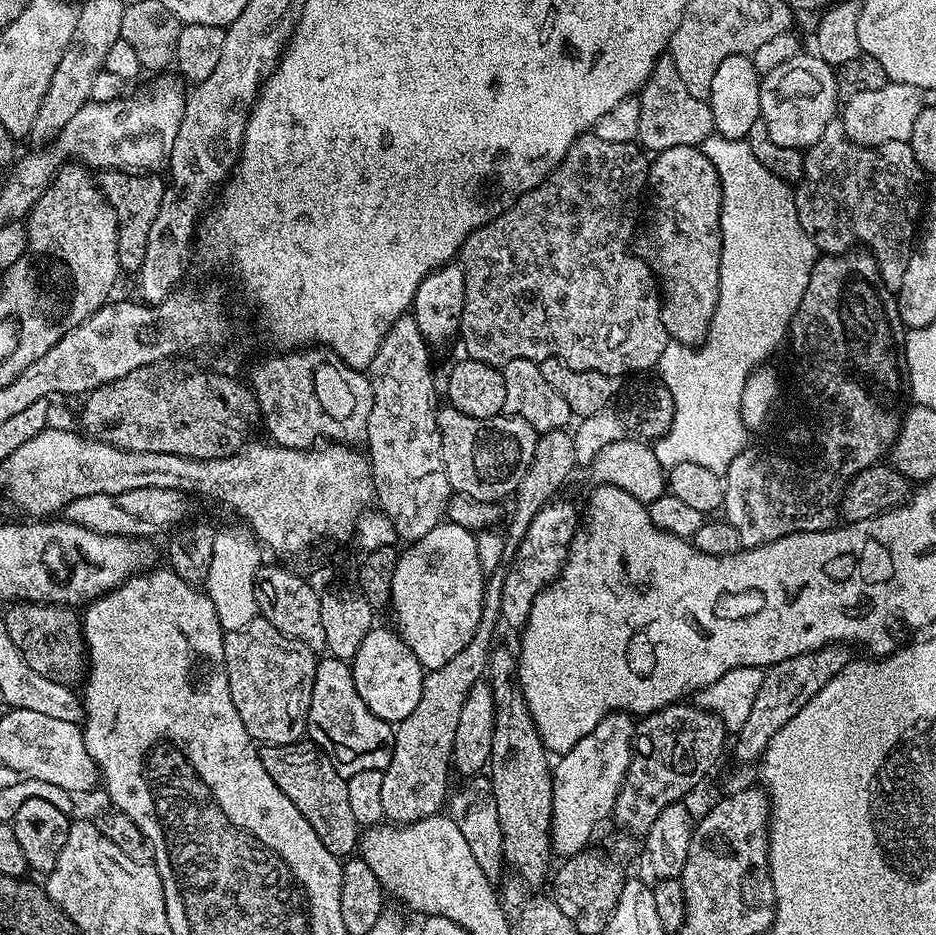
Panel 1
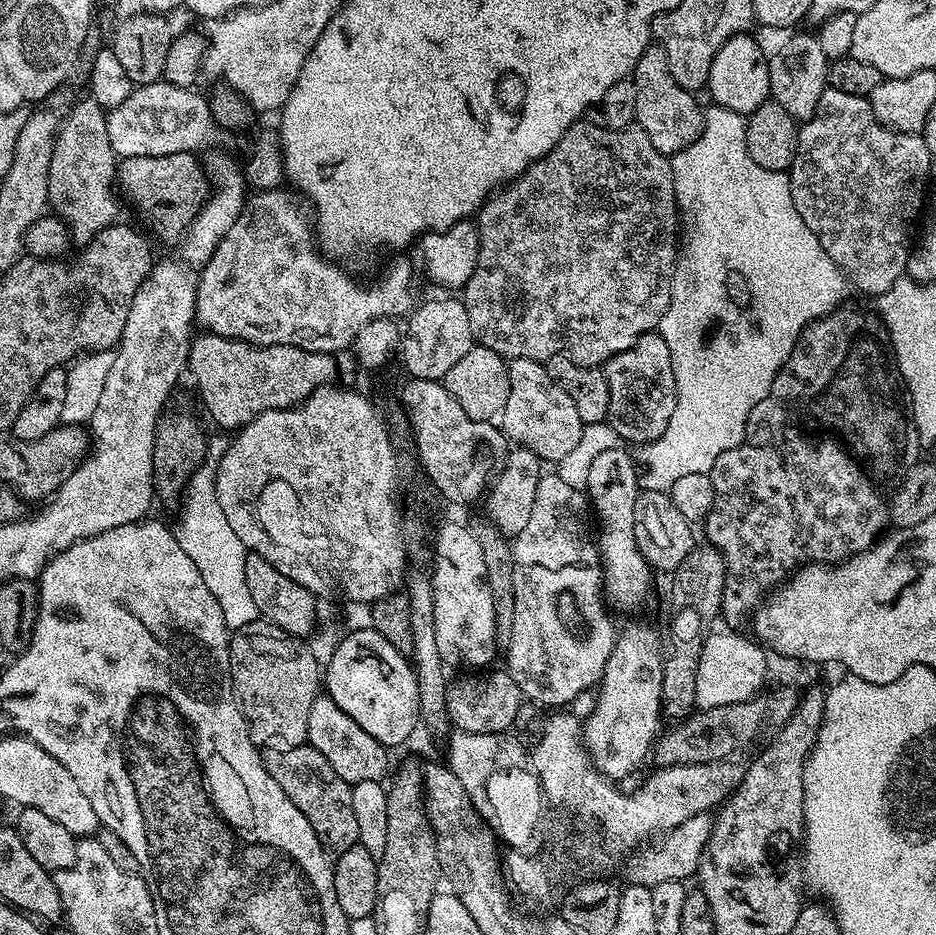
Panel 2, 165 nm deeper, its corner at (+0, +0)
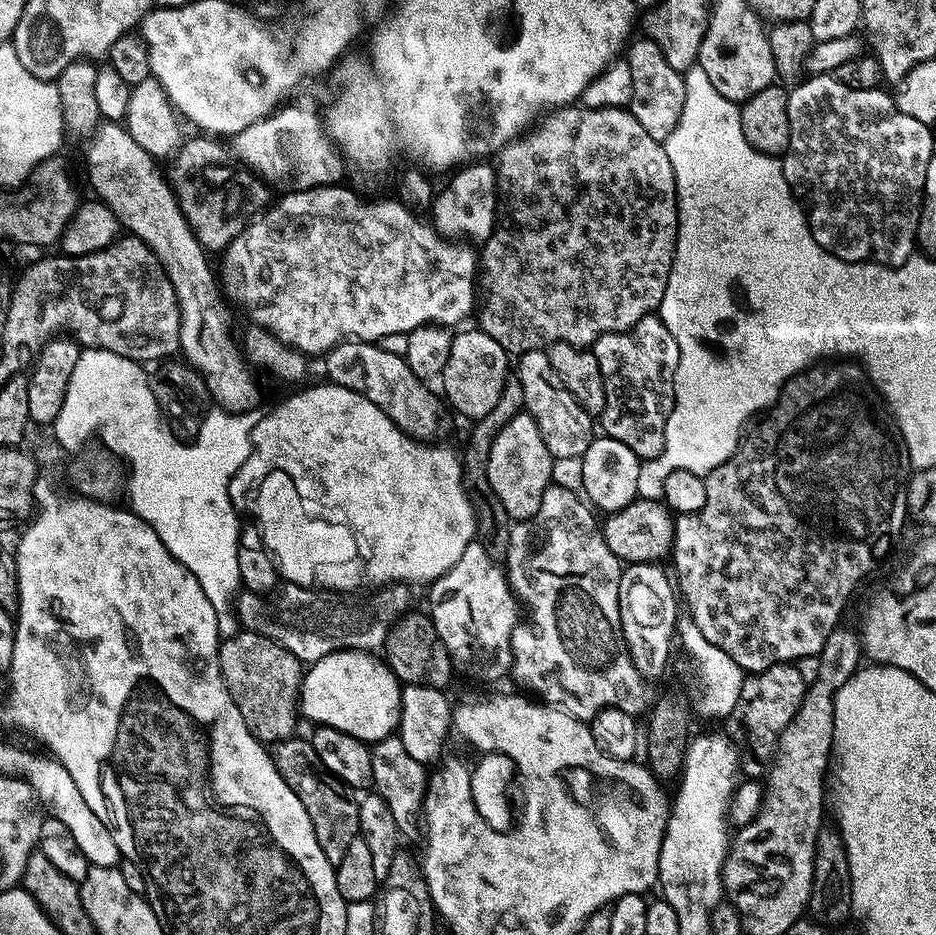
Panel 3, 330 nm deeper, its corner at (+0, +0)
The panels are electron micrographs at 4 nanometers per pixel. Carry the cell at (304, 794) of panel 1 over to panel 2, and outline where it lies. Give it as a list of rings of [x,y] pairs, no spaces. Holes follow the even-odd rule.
[[[307,742],[293,748],[265,748],[262,759],[270,778],[274,778],[286,798],[302,810],[306,822],[310,822],[314,834],[329,853],[345,852],[358,843],[358,821],[351,798],[353,785],[347,784],[316,748]]]

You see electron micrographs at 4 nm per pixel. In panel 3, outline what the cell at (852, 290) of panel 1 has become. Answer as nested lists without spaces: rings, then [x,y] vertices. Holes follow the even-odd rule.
[[[825,353],[824,356],[817,356],[815,360],[797,368],[791,375],[784,376],[784,379],[785,385],[782,386],[776,403],[760,418],[765,420],[757,419],[741,435],[735,454],[704,477],[706,506],[685,516],[677,515],[672,526],[670,561],[676,567],[674,584],[683,607],[692,616],[695,625],[702,630],[707,642],[724,650],[748,674],[758,674],[775,664],[801,662],[807,656],[819,657],[822,646],[826,646],[826,638],[830,638],[830,634],[841,623],[840,615],[843,614],[852,591],[859,586],[860,579],[875,566],[876,560],[882,559],[891,550],[896,535],[904,526],[904,519],[908,520],[910,516],[906,472],[904,476],[906,460],[895,433],[890,428],[888,430],[880,418],[880,413],[892,413],[892,403],[884,395],[880,385],[876,384],[866,358],[855,356],[855,353]]]

